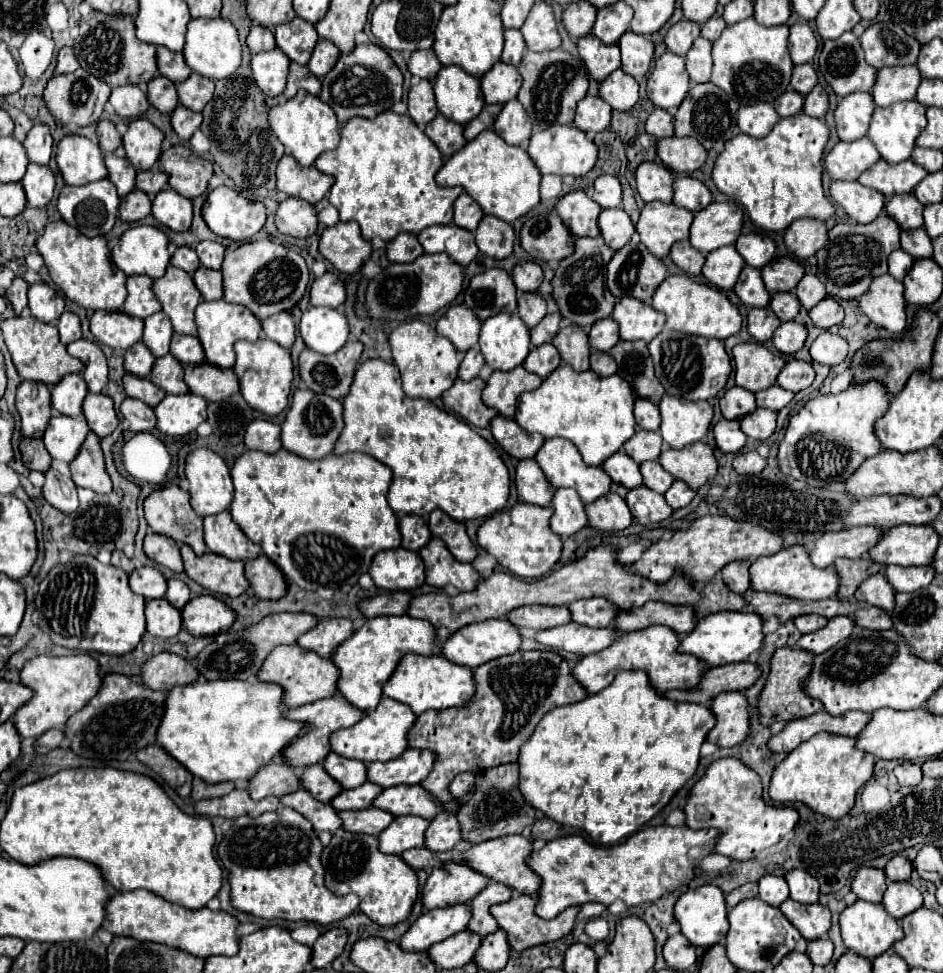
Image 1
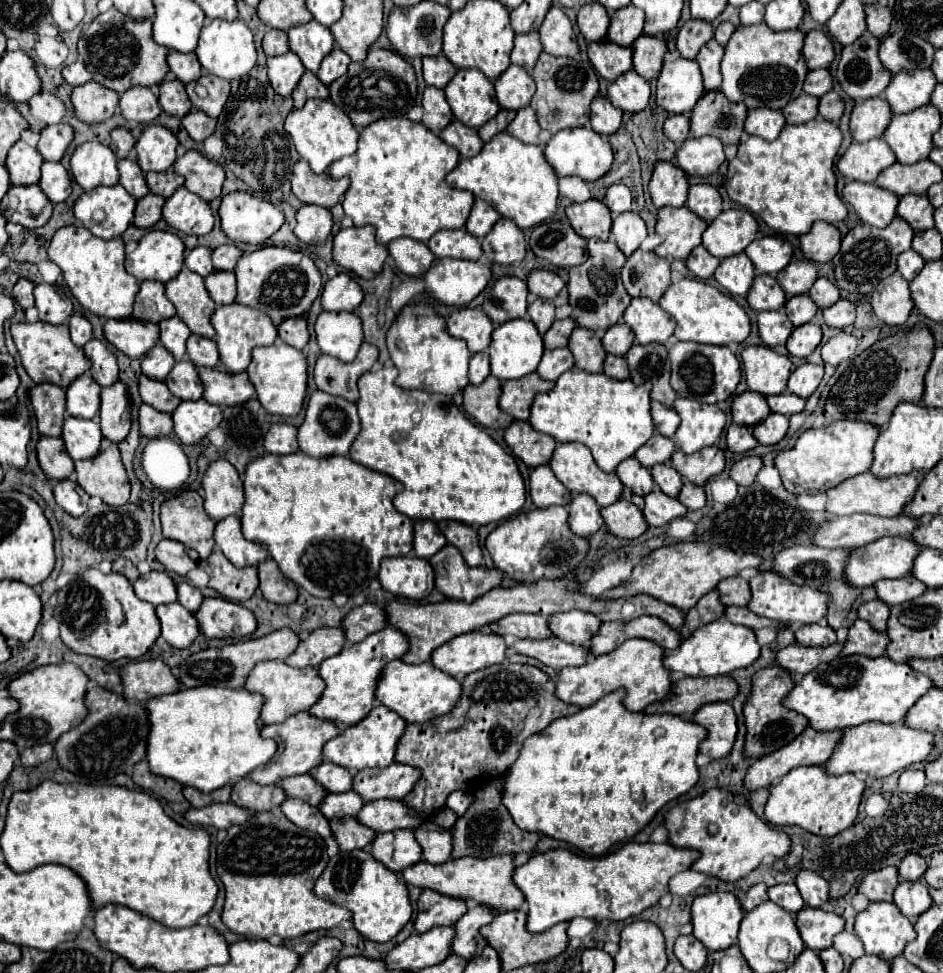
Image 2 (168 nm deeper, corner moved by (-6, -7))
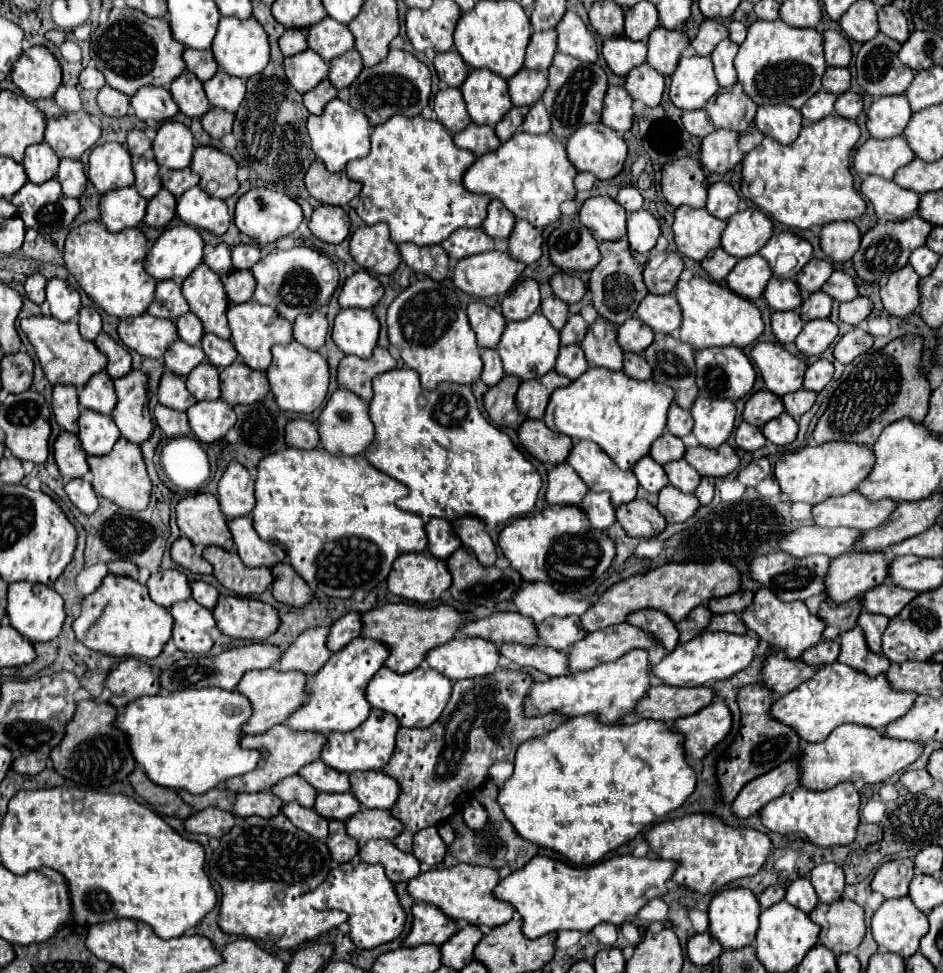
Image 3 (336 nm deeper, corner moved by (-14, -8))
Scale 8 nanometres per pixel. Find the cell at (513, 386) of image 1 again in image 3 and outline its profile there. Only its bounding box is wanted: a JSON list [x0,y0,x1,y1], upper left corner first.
[515,371,571,419]

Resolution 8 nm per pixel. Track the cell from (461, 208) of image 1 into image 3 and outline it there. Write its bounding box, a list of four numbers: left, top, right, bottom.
[483,199,515,239]

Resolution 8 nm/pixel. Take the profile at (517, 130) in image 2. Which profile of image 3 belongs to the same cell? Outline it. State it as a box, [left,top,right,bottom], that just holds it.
[521,101,551,133]

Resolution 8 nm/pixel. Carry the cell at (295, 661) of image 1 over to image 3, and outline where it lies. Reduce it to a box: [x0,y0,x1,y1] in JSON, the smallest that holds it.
[237,669,307,735]

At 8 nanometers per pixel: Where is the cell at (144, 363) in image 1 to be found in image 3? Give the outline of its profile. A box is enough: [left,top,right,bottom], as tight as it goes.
[165,339,205,375]

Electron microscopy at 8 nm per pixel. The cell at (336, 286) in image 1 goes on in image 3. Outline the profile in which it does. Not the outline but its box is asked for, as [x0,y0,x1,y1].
[339,271,383,307]

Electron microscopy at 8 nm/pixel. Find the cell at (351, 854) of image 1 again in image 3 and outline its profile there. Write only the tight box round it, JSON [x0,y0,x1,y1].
[307,859,405,949]

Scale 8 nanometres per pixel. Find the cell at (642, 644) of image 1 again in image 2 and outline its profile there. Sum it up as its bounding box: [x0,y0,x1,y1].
[557,638,673,712]

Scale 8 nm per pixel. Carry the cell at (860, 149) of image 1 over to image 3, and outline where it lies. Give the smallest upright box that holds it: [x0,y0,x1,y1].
[855,137,915,179]

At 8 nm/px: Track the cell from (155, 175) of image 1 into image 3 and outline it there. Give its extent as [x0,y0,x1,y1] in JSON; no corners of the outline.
[161,169,199,197]

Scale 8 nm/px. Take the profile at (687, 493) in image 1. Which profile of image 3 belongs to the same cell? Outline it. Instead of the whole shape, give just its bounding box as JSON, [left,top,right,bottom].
[695,477,715,505]

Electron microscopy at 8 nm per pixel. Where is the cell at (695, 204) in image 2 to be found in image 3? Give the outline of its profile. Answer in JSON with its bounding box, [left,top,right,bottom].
[705,181,739,221]

